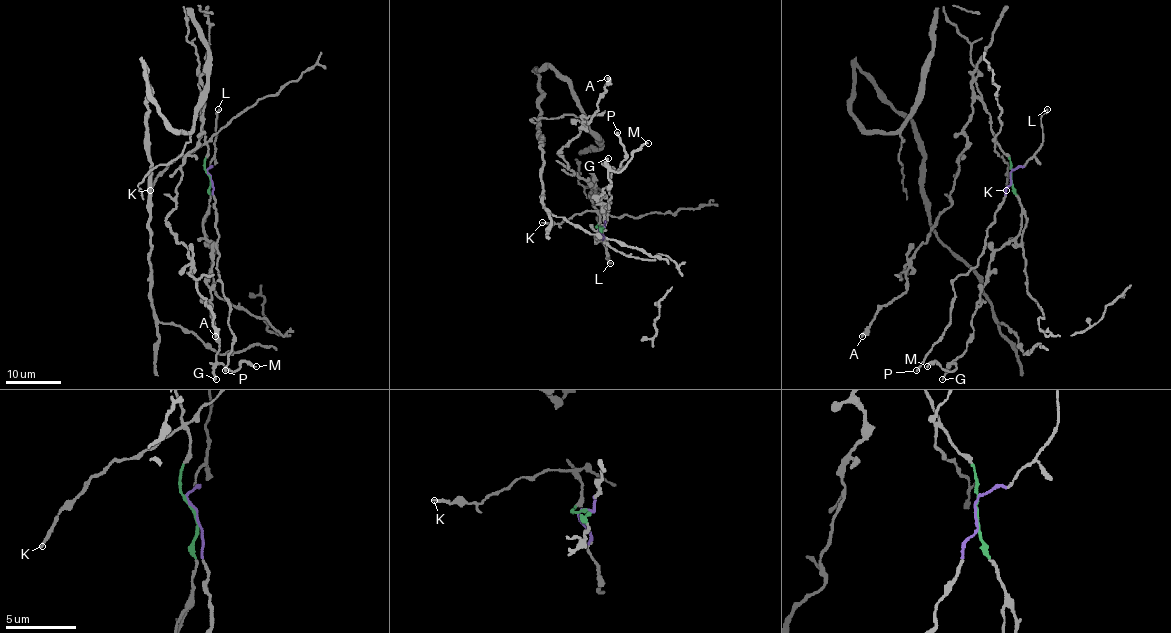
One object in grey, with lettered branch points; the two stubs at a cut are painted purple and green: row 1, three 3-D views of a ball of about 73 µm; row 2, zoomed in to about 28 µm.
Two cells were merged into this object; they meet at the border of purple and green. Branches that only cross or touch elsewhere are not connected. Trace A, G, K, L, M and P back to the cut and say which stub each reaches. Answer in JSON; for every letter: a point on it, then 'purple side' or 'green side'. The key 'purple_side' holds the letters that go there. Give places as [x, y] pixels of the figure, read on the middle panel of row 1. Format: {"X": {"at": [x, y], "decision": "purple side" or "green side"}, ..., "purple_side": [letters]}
{"A": {"at": [607, 78], "decision": "green side"}, "G": {"at": [608, 158], "decision": "green side"}, "K": {"at": [542, 222], "decision": "green side"}, "L": {"at": [610, 263], "decision": "purple side"}, "M": {"at": [648, 143], "decision": "green side"}, "P": {"at": [617, 132], "decision": "purple side"}, "purple_side": ["L", "P"]}

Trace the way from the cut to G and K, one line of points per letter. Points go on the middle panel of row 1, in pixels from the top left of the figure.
G: (601, 227), (601, 236), (594, 238), (605, 223), (605, 206), (598, 202), (611, 183), (605, 165), (608, 158)
K: (601, 227), (597, 227), (600, 216), (586, 210), (560, 224), (542, 223)

